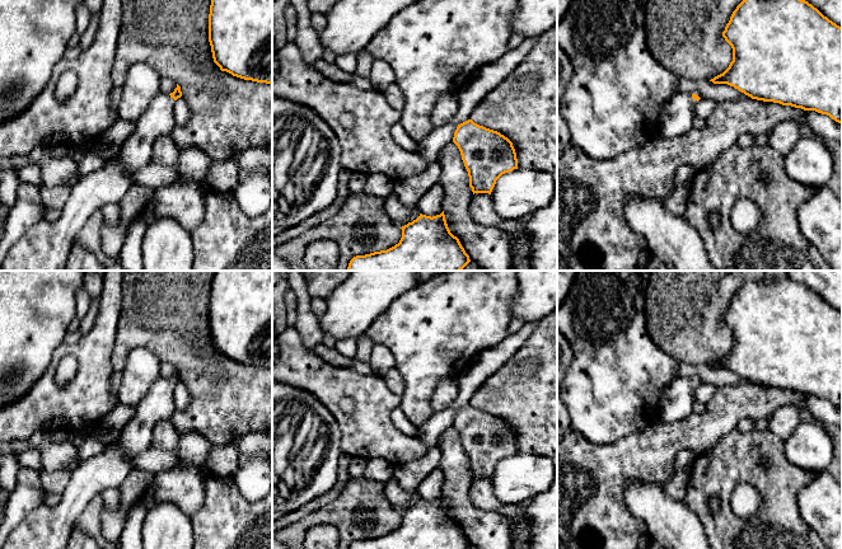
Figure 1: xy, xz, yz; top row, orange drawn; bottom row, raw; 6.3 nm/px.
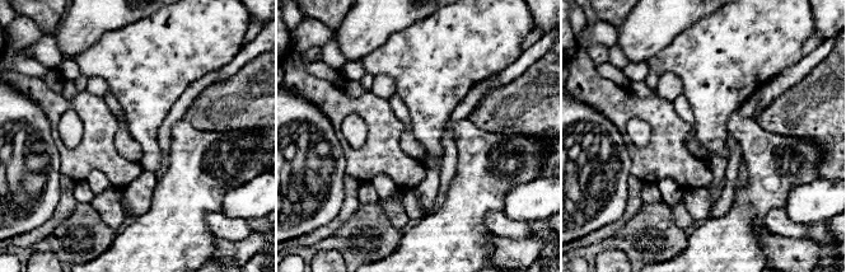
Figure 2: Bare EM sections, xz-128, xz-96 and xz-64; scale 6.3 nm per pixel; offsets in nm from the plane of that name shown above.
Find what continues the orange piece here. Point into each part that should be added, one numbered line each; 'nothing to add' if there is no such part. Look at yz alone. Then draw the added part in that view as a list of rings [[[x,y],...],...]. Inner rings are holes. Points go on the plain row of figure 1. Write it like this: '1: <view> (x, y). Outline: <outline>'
1: yz (677, 402). Outline: [[[688,376],[675,379],[660,398],[659,419],[675,423],[688,418],[693,413],[696,388]]]

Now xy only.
1: xy (45, 528). Outline: [[[158,377],[136,405],[135,416],[122,428],[117,440],[106,451],[86,459],[72,471],[70,482],[61,494],[60,503],[53,507],[42,503],[32,510],[11,530],[3,549],[66,549],[67,541],[76,527],[76,521],[89,501],[104,489],[117,488],[122,484],[132,470],[132,458],[150,447],[155,426],[172,418],[176,412],[174,388],[176,385],[169,379]]]

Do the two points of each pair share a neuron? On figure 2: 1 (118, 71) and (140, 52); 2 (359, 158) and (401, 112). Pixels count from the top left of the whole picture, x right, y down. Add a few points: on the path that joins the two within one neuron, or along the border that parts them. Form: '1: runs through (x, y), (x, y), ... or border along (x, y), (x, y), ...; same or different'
1: runs through (124, 66), (135, 57); same
2: border along (387, 99), (392, 112), (405, 125); different

